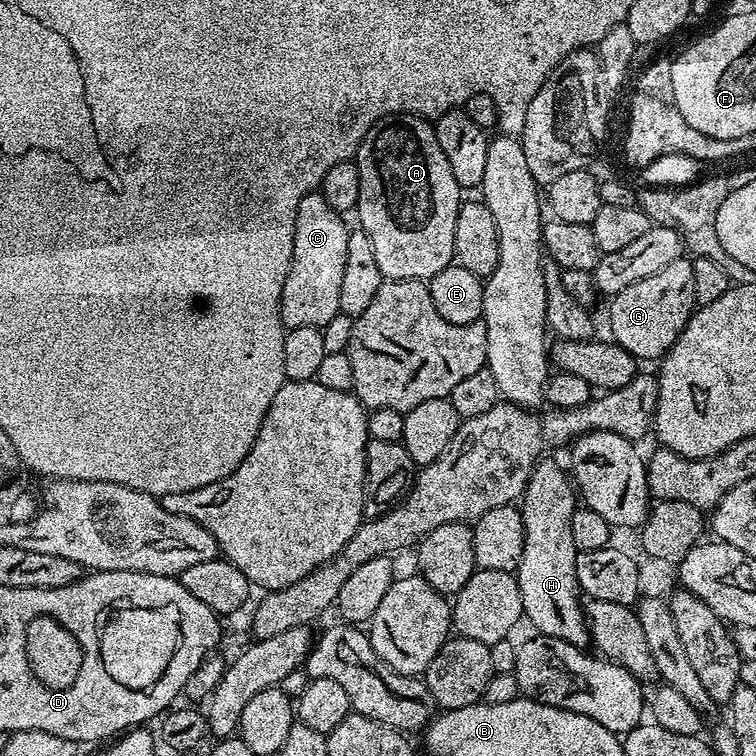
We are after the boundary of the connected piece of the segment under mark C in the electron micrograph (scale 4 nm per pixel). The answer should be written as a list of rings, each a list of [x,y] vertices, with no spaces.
[[[318,190],[298,202],[292,261],[280,299],[280,317],[285,329],[310,326],[323,330],[330,318],[341,315],[338,297],[342,290],[342,273],[346,271],[346,242],[350,231],[344,220]]]

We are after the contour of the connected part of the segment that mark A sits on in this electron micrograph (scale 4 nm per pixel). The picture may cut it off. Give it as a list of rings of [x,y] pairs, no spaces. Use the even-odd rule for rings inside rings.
[[[402,112],[398,116],[383,116],[381,120],[377,120],[374,126],[370,126],[370,130],[366,130],[366,138],[362,138],[362,142],[358,146],[358,150],[355,154],[355,162],[358,166],[358,202],[354,209],[354,216],[360,219],[358,224],[359,231],[364,232],[370,238],[371,244],[374,245],[374,258],[378,262],[378,270],[382,270],[385,280],[423,280],[425,282],[432,279],[434,274],[438,274],[444,268],[447,268],[449,264],[453,263],[456,251],[454,250],[454,226],[458,226],[458,210],[462,203],[462,189],[460,183],[454,178],[454,173],[450,171],[450,162],[446,162],[446,154],[442,154],[442,146],[438,146],[438,138],[436,137],[435,127],[423,116],[411,116],[409,112]]]

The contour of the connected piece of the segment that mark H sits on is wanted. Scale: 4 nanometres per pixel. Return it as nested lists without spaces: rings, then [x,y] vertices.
[[[552,458],[541,459],[530,474],[522,495],[524,549],[522,562],[514,575],[522,594],[523,619],[529,620],[541,636],[562,638],[562,642],[584,646],[590,637],[576,577],[577,551],[570,531],[570,518],[577,507],[578,492],[569,473],[565,469],[563,472]]]

